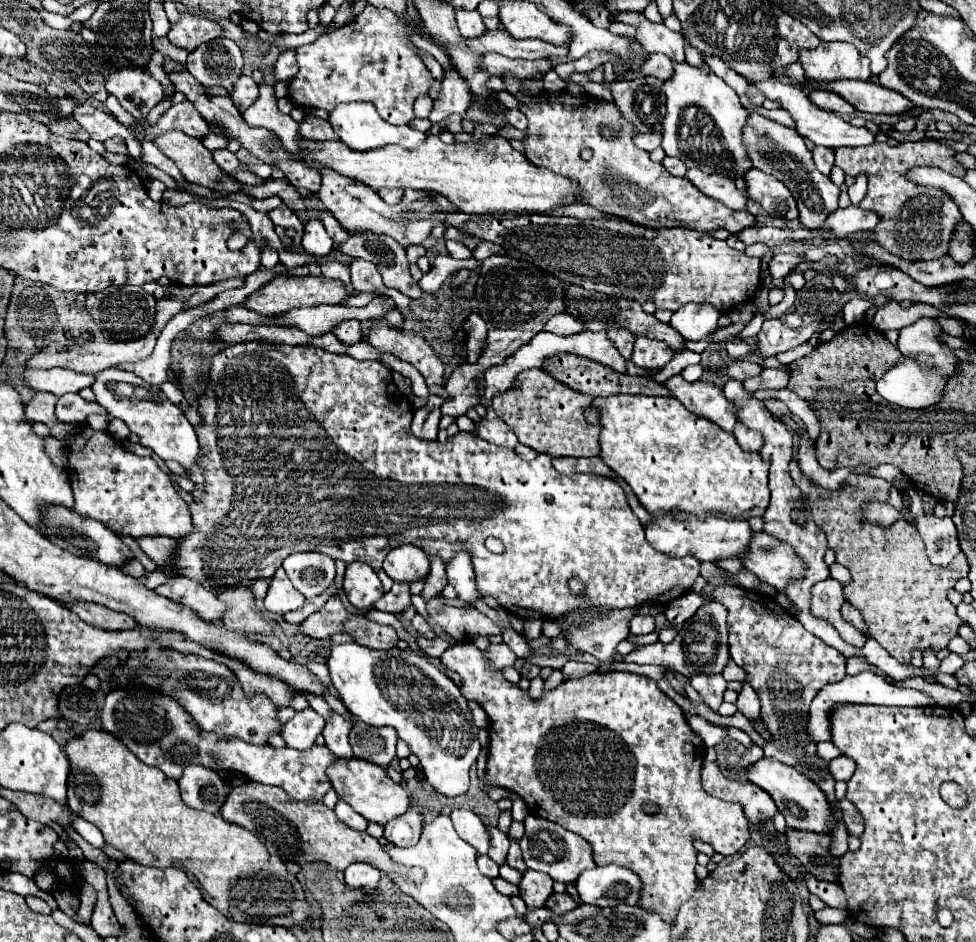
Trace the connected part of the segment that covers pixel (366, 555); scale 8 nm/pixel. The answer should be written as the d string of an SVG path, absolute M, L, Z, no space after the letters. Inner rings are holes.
M249 341L237 343L227 347L225 351L213 357L211 365L211 383L207 393L199 397L201 405L201 421L203 427L197 431L199 435L199 467L205 475L205 495L193 495L195 503L191 509L193 531L189 539L183 539L177 545L177 571L181 575L189 575L205 583L209 589L217 587L233 587L255 579L271 579L273 573L281 567L283 559L297 551L317 551L325 553L331 559L341 559L345 563L363 561L371 565L375 571L381 569L381 563L389 549L401 543L413 543L427 553L441 555L443 561L449 561L455 551L471 551L473 569L475 569L475 583L481 597L493 597L503 609L513 613L521 619L561 619L581 605L593 605L593 609L609 609L609 607L639 607L647 601L669 605L673 599L687 593L695 579L699 577L701 561L695 557L667 557L655 551L649 541L645 539L645 527L635 517L627 503L627 495L623 493L621 485L609 477L599 475L563 475L553 467L553 459L545 453L539 453L533 461L521 459L513 449L493 445L481 439L475 433L459 431L457 435L449 437L447 443L421 443L409 435L409 423L413 407L403 395L393 395L395 387L391 381L391 369L379 361L357 361L347 355L335 355L317 347L291 347L291 345L269 345L265 341ZM487 537L497 537L505 545L501 555L491 553L483 541ZM569 579L579 579L585 585L585 595L573 595L567 587Z

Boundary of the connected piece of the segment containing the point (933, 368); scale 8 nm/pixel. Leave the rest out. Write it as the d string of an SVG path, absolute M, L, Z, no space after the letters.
M917 319L899 331L899 349L903 353L901 361L876 382L876 392L885 401L907 409L923 409L937 403L937 399L941 399L945 379L955 371L957 363L953 351L941 341L941 327L935 319Z

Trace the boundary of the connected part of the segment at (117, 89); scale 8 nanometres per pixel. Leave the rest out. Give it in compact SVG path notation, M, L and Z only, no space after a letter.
M137 69L115 71L115 75L109 75L105 81L105 87L135 119L145 119L147 113L163 101L161 83L149 73Z

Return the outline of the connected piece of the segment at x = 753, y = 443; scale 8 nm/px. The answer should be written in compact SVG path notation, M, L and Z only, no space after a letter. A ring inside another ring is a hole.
M739 423L735 427L733 435L735 435L735 439L737 439L737 443L741 445L743 451L759 451L763 447L761 435L757 435L757 431L749 431L747 427L741 427Z

